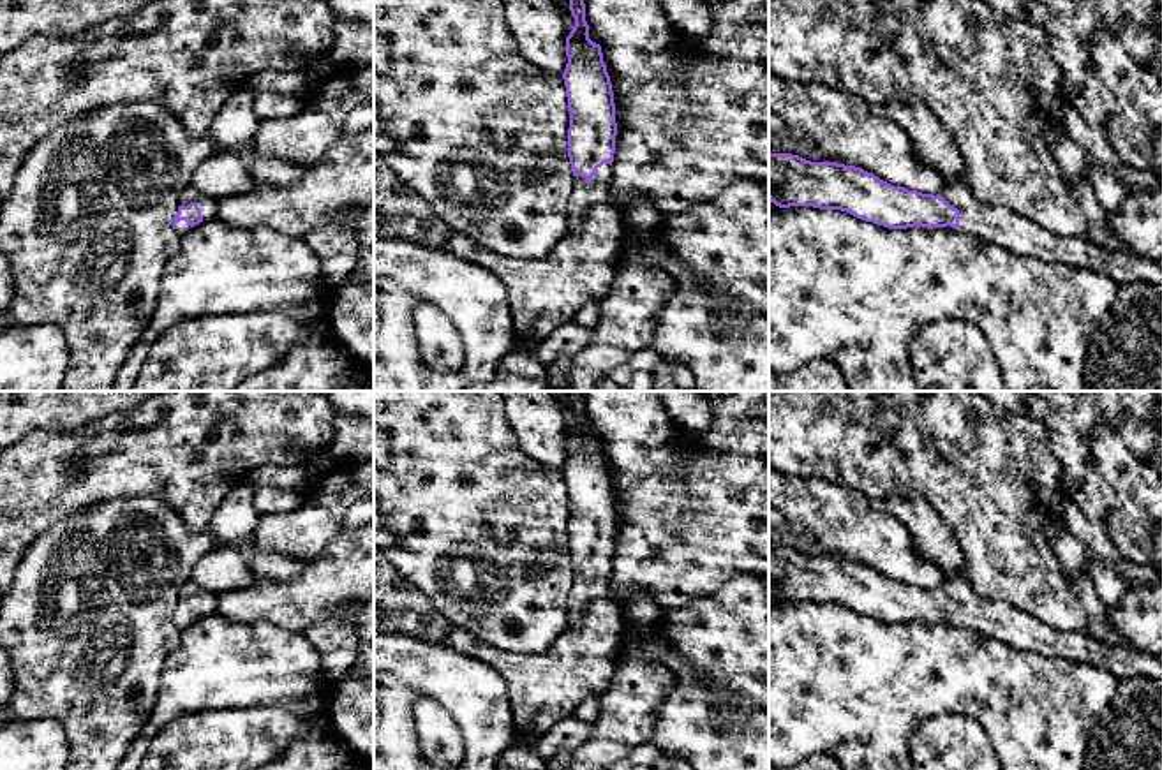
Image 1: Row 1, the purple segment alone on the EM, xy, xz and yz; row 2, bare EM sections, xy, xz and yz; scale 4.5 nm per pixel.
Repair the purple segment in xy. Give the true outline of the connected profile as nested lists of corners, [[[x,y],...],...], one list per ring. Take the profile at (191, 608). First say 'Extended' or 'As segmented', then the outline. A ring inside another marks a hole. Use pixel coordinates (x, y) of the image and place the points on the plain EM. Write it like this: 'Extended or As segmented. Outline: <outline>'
Extended. Outline: [[[185,581],[178,592],[178,606],[173,620],[180,631],[189,627],[194,620],[217,611],[217,596],[194,581]]]

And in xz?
Extended. Outline: [[[570,393],[575,421],[566,432],[568,458],[562,467],[568,504],[568,552],[573,564],[573,583],[568,597],[570,626],[582,624],[582,613],[596,601],[608,597],[612,557],[615,548],[615,499],[601,441],[589,433],[585,398]]]

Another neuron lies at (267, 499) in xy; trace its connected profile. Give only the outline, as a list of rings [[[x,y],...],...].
[[[257,486],[252,504],[259,515],[296,511],[303,500],[303,492],[296,488]]]

